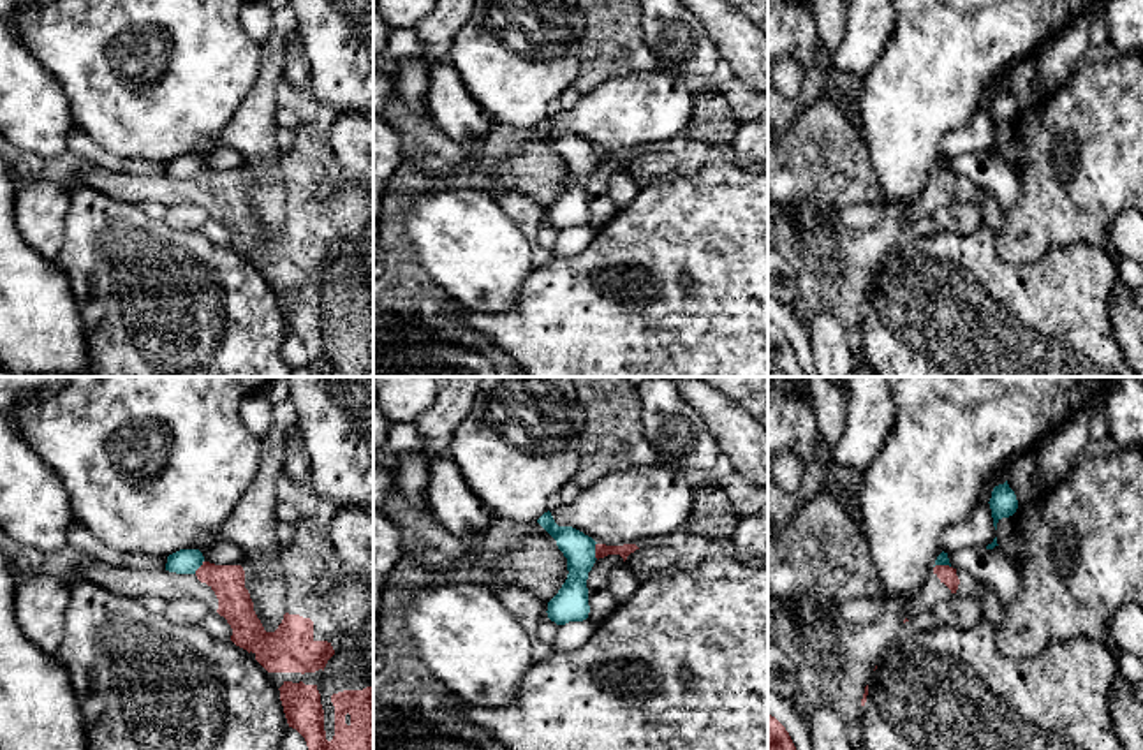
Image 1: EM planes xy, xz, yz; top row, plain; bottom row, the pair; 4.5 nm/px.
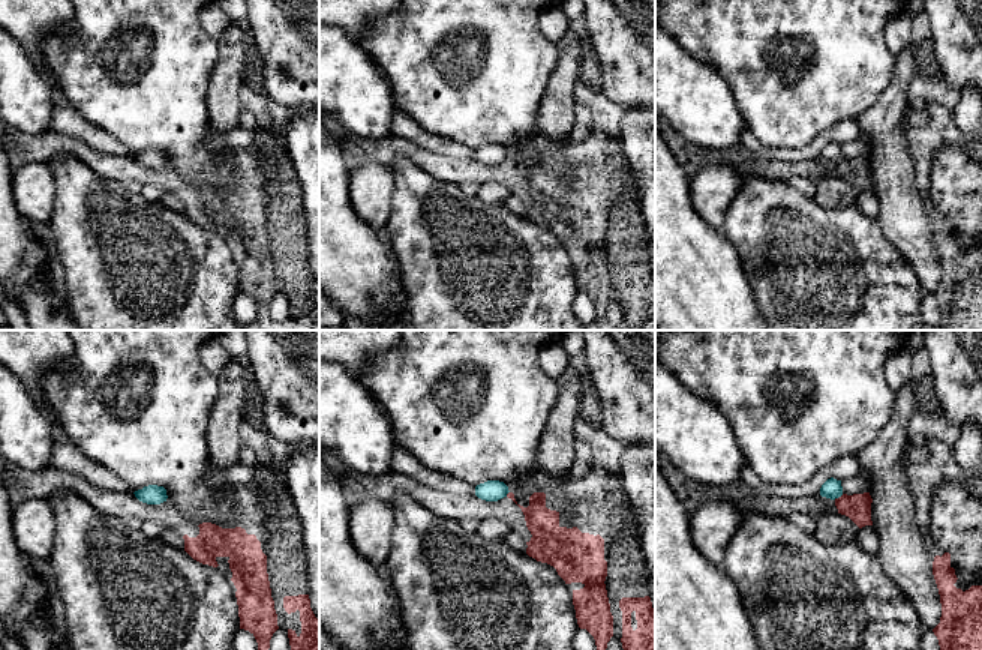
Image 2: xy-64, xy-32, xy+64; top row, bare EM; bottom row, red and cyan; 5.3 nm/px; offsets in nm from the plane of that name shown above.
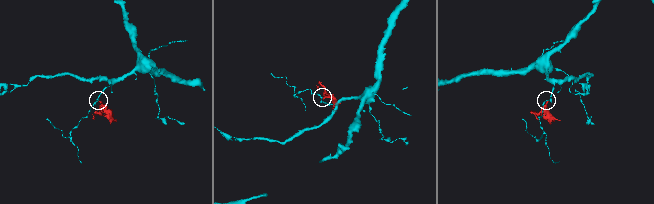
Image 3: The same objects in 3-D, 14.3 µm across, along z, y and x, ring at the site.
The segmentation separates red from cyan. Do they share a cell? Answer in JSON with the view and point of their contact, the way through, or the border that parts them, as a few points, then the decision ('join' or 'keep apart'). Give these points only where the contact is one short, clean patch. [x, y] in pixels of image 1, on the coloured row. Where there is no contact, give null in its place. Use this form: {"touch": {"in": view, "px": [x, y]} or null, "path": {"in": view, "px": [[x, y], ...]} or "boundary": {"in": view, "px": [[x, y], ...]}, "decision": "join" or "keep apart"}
{"touch": {"in": "xz", "px": [596, 551]}, "boundary": {"in": "xz", "px": [[596, 543], [597, 558]]}, "decision": "keep apart"}

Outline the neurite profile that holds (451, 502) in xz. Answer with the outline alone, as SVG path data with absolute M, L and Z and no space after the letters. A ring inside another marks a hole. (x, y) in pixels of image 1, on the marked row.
M447 454L430 458L426 500L439 525L461 539L474 539L497 519L470 491Z

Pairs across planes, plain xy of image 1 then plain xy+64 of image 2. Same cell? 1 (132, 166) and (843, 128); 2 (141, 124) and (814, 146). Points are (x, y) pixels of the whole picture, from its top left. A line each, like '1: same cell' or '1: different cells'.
1: same cell
2: different cells

